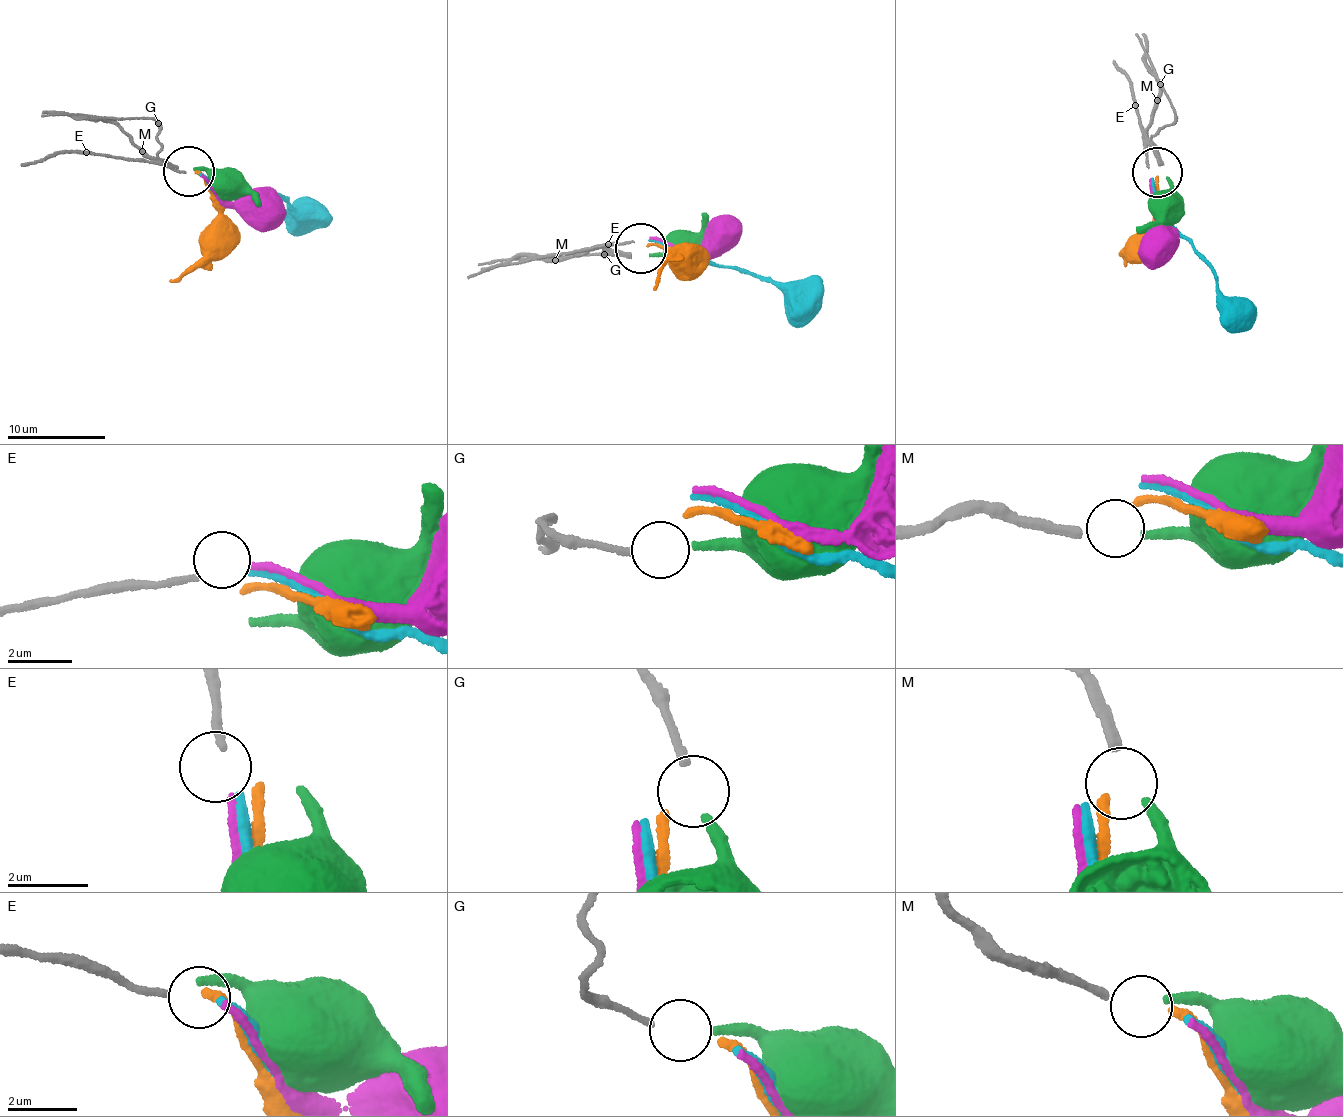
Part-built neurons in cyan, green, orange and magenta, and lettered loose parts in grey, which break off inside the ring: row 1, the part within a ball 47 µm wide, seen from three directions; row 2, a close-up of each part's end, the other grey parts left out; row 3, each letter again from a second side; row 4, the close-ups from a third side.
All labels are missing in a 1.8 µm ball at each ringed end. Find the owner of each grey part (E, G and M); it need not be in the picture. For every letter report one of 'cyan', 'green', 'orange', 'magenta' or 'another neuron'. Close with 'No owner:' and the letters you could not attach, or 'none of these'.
E: magenta
G: green
M: another neuron
No owner: M

